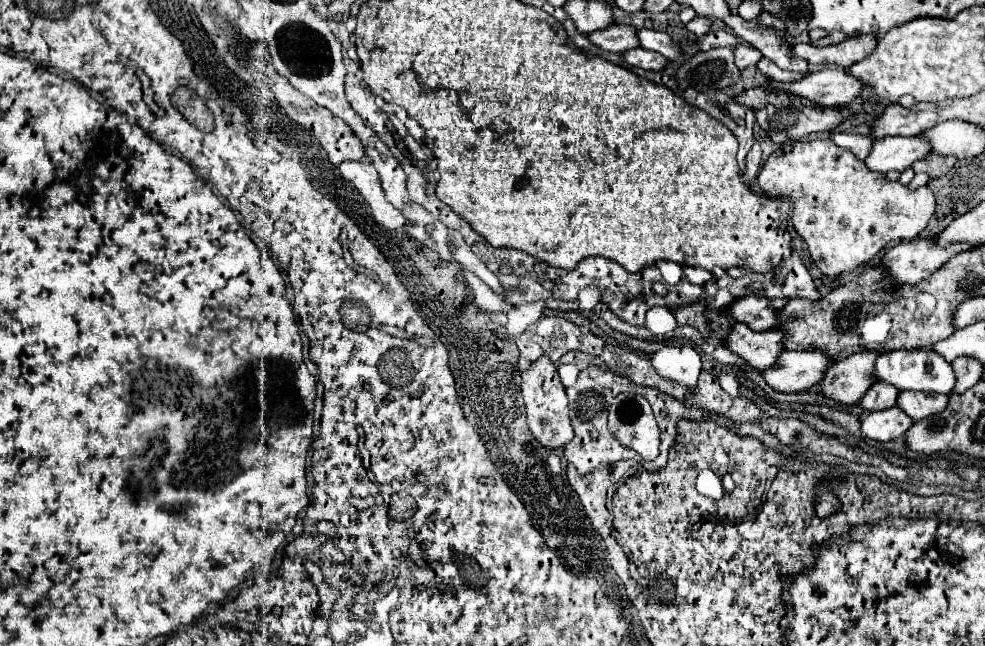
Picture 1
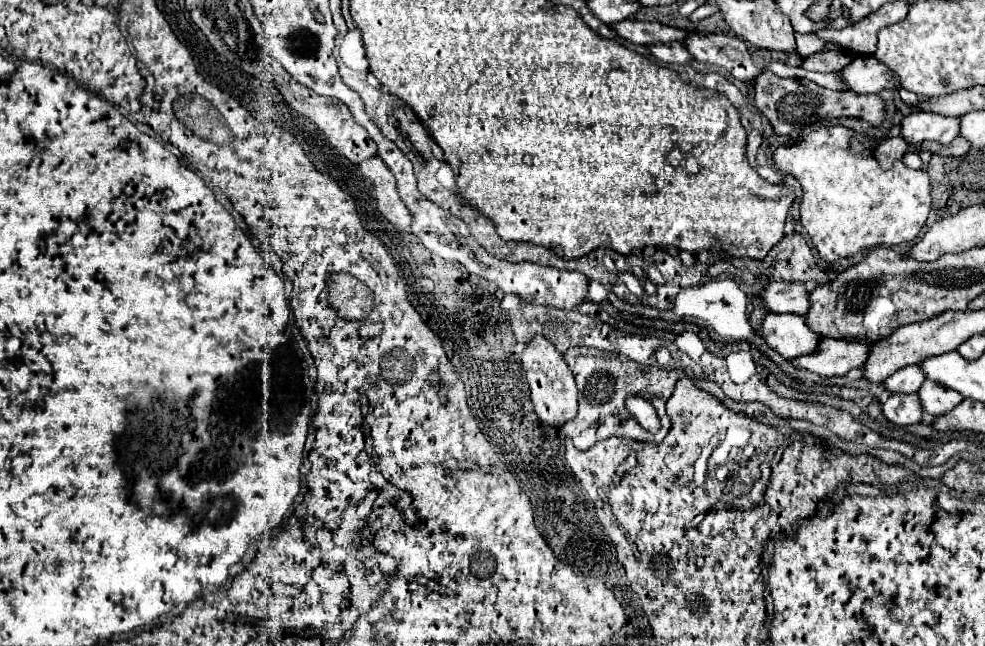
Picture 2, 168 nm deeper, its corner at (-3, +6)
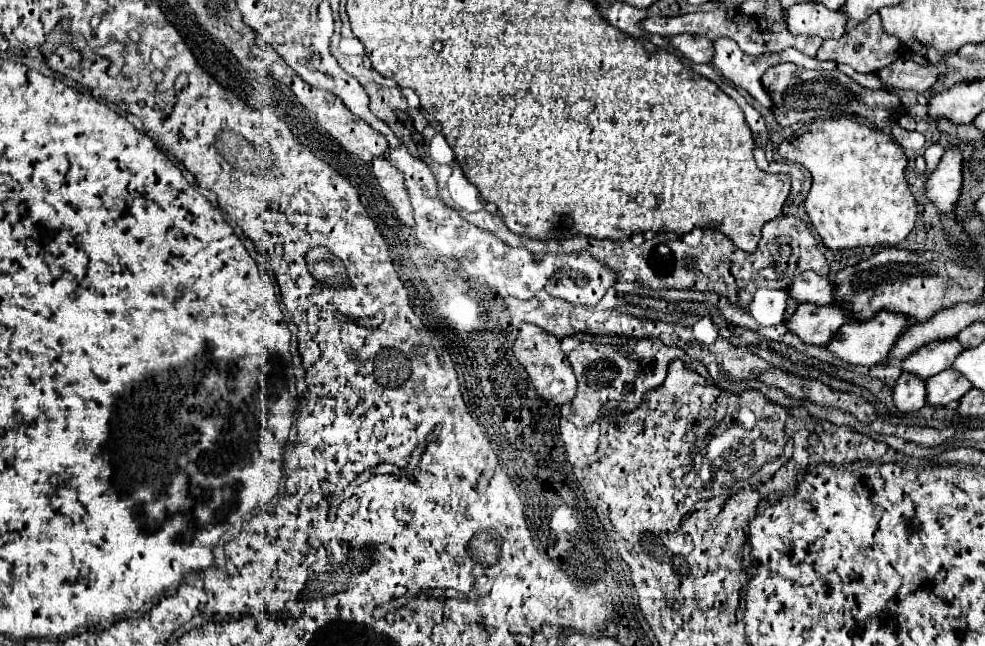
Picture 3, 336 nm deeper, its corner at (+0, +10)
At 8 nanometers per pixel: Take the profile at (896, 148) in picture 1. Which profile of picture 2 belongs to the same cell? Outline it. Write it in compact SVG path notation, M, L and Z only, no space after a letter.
M917 112L901 120L901 136L909 144L937 140L947 146L953 138L959 136L959 122L959 118L941 116L935 112Z

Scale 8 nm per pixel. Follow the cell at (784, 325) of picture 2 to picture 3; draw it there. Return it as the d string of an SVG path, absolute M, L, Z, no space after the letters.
M798 304L794 314L786 320L788 332L804 340L806 344L826 346L836 334L836 330L850 320L848 310L842 310L840 304L816 306L816 304Z

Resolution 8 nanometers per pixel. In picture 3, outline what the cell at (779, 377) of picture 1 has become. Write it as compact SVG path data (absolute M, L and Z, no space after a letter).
M878 312L876 318L870 322L846 322L834 336L832 342L828 342L828 350L838 356L844 364L860 364L860 366L874 366L882 364L884 358L888 356L892 342L898 338L898 334L908 326L908 318L904 314L894 314L894 312Z

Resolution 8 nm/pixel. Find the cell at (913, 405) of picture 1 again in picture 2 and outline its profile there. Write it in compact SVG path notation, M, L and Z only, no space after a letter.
M925 380L917 394L921 398L923 410L931 416L941 416L941 414L951 412L963 400L963 396L959 392L949 390L949 388L941 386L937 382L931 382L931 380Z

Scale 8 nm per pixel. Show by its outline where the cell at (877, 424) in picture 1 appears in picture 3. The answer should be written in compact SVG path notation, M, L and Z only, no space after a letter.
M902 372L894 386L894 406L900 412L916 412L926 404L926 386L924 380L916 378L914 374Z

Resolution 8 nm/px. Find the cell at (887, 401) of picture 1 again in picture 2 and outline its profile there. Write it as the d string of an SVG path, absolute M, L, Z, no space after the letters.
M911 364L911 366L905 366L903 370L895 372L893 376L889 376L885 380L885 386L887 386L887 390L891 394L899 394L899 392L911 394L911 392L919 390L923 380L925 380L925 374L923 374L921 366L919 364Z

